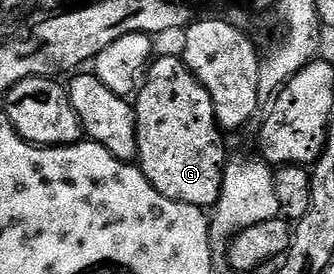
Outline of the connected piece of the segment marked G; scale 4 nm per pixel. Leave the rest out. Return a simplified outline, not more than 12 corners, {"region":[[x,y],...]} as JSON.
{"region":[[182,57],[133,98],[137,165],[169,200],[214,207],[219,121]]}

